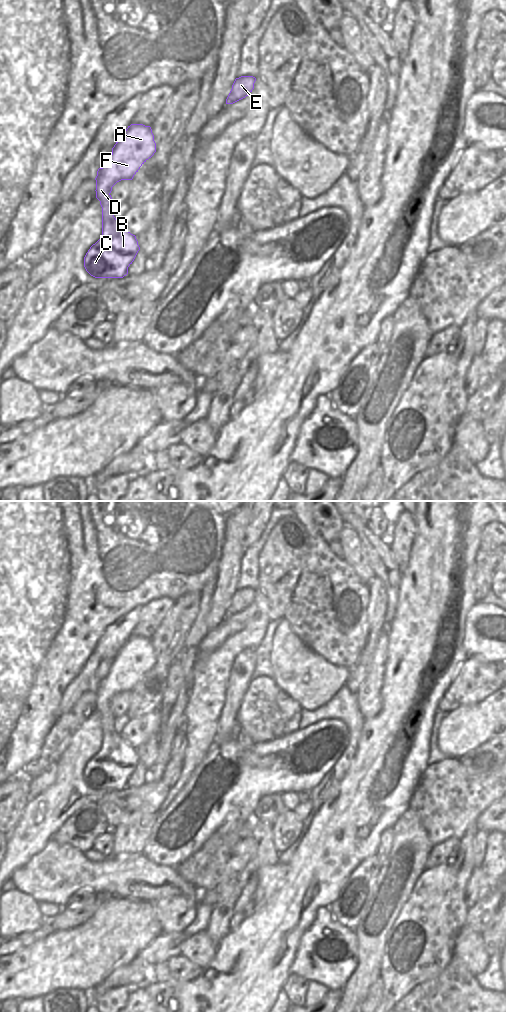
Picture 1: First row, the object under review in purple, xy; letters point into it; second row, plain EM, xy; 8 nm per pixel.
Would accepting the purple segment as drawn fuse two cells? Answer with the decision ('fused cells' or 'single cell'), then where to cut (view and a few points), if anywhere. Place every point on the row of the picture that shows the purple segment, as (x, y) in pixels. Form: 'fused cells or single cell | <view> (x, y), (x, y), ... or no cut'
single cell | no cut

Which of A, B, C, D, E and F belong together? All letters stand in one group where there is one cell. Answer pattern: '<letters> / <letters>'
A B C D E F

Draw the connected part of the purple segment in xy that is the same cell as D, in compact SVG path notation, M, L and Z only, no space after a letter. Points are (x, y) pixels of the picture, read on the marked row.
M131 124L112 148L108 163L97 171L96 198L102 207L102 235L84 257L86 271L95 278L123 278L134 261L140 247L131 234L115 217L115 205L110 195L112 187L121 180L132 180L140 167L156 152L156 143L150 126Z

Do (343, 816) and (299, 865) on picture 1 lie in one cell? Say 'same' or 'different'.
same

